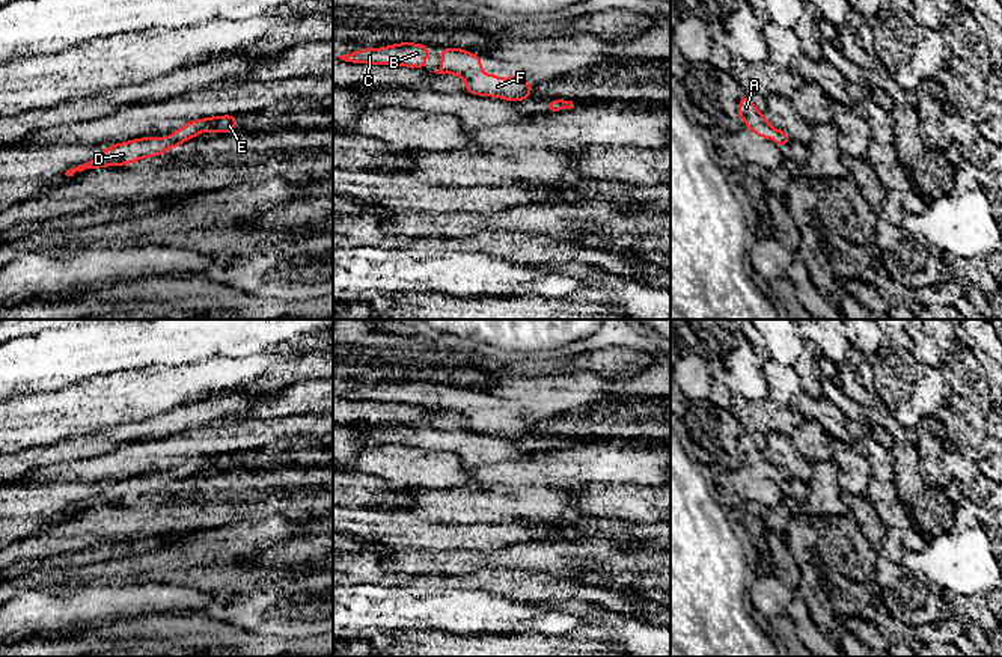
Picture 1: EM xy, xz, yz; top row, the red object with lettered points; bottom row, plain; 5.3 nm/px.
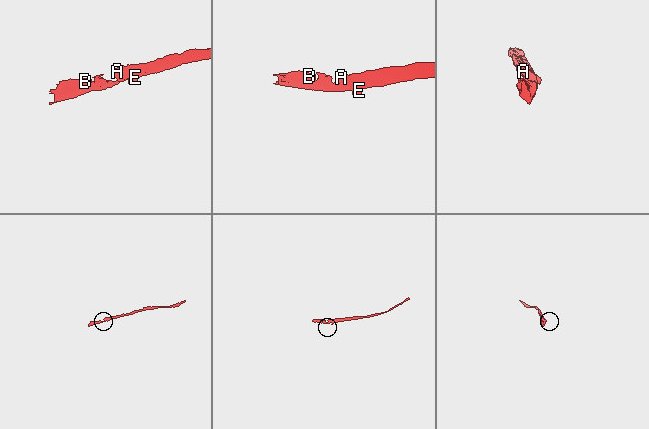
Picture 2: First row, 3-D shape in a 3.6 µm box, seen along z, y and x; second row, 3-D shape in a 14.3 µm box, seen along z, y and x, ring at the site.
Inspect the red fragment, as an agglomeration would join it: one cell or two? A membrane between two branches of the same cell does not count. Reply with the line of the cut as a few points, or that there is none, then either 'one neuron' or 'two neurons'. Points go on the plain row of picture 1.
no cut | one neuron

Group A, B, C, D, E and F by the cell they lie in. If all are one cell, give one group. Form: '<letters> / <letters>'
A B C D E F

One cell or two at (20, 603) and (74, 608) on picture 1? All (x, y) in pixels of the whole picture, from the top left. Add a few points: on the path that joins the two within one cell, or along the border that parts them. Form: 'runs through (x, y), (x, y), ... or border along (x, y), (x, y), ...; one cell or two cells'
runs through (33, 608), (61, 608); one cell

